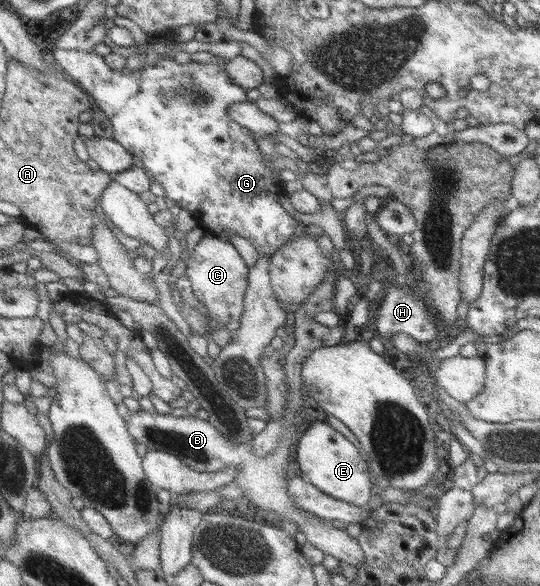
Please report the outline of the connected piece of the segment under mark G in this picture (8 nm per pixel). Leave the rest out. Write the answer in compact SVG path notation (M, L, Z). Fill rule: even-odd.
M57 48L54 52L55 62L64 68L64 72L67 77L72 81L77 82L81 85L95 100L95 102L109 115L109 118L113 121L115 129L115 139L120 141L134 156L137 156L147 169L147 172L158 179L158 182L162 184L166 190L166 199L174 200L181 207L190 210L199 226L207 231L207 234L213 234L215 236L225 237L229 239L229 235L237 233L242 237L248 239L253 246L255 246L258 254L273 253L275 250L279 249L283 244L289 242L288 238L295 232L295 218L291 218L283 206L279 204L279 180L275 180L273 176L277 176L279 173L275 172L274 168L266 166L264 164L265 156L261 152L259 156L259 150L257 150L257 140L255 140L255 135L252 129L245 126L241 126L233 117L229 114L229 109L232 104L244 103L251 101L247 97L247 89L243 88L241 85L237 84L232 76L229 74L227 65L219 64L216 61L211 61L210 63L199 63L190 61L189 63L180 64L175 61L173 56L161 56L158 63L155 65L145 65L143 69L139 71L125 70L115 70L109 66L106 61L106 57L99 56L95 52L81 52L80 50L65 50Z

